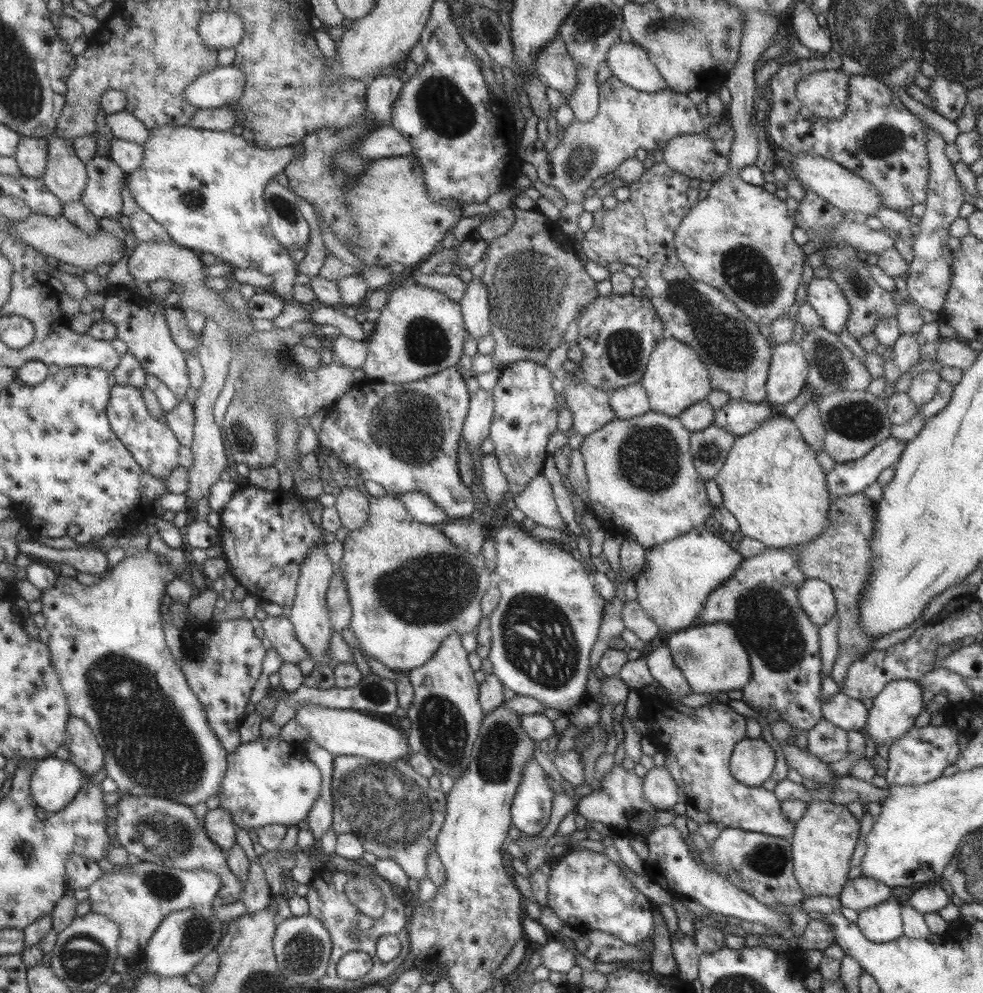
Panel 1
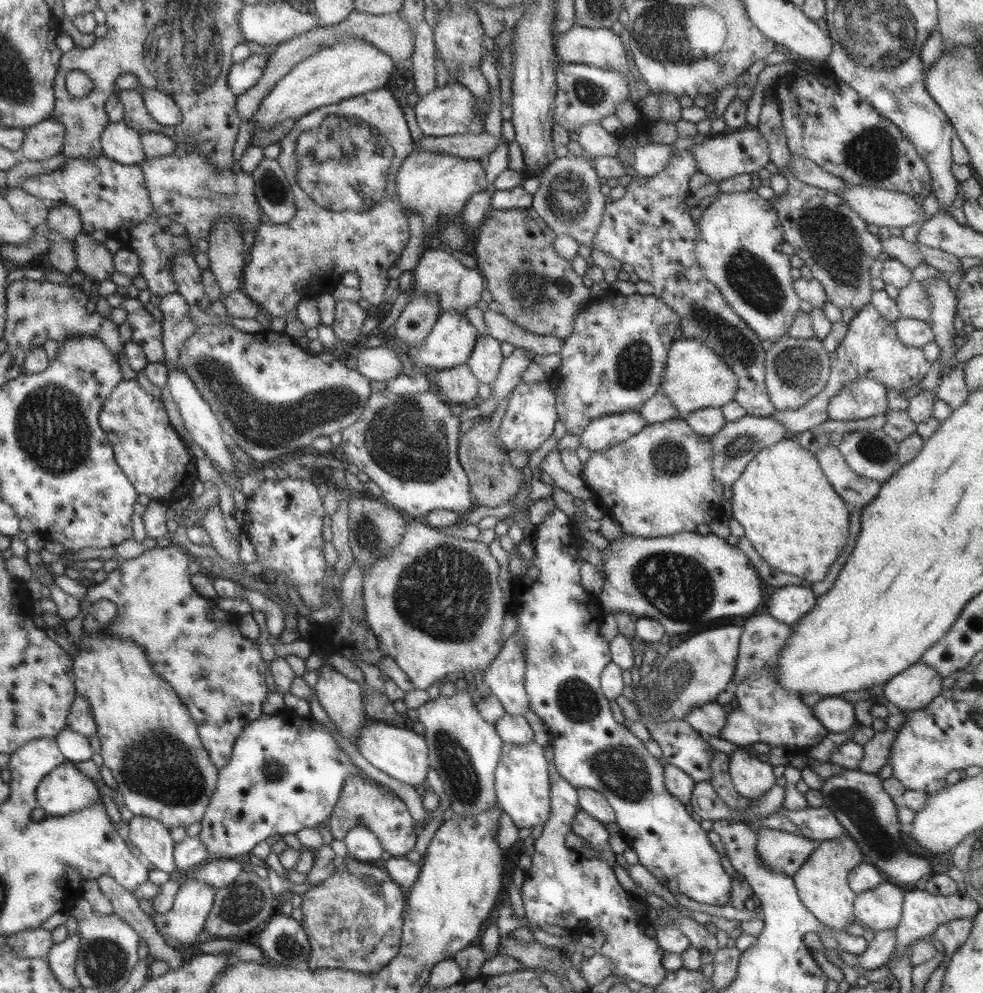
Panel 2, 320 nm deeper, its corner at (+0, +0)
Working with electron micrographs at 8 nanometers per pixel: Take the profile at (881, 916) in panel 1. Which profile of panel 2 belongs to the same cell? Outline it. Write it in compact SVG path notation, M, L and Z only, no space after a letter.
M890 879L880 882L872 889L860 892L854 898L854 918L875 931L893 929L902 913L904 892Z

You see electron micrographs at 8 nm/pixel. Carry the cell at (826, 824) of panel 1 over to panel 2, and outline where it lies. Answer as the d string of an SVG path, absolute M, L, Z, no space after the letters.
M849 836L817 841L815 850L791 876L802 905L831 931L845 931L854 920L853 903L856 894L849 888L847 873L863 860L857 843Z

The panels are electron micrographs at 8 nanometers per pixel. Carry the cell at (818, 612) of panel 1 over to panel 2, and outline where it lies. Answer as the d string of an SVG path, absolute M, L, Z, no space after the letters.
M788 585L773 588L773 594L765 590L765 610L775 620L792 625L800 616L815 606L817 597L809 586Z

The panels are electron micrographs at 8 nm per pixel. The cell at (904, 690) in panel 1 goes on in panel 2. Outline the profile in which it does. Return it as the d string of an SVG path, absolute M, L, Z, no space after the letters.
M916 662L892 676L884 685L883 696L901 712L929 704L942 689L942 676L924 662Z

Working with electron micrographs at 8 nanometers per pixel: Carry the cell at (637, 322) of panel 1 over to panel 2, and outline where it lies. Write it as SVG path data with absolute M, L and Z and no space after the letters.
M610 289L598 298L598 302L589 304L587 308L582 307L582 311L577 313L576 316L572 324L571 334L567 338L562 339L562 345L558 352L560 364L556 368L555 373L548 377L548 382L551 383L552 390L555 393L558 419L564 424L567 433L579 435L591 420L601 418L606 414L633 412L641 408L660 388L663 371L665 370L666 356L671 343L683 338L683 336L679 315L672 308L669 308L669 305L666 305L653 294L639 295L635 292L630 295L623 295Z

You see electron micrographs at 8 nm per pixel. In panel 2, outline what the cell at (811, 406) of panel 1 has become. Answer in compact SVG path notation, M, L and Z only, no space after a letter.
M824 446L815 453L815 457L827 483L847 507L863 510L877 496L881 485L853 473L837 447Z

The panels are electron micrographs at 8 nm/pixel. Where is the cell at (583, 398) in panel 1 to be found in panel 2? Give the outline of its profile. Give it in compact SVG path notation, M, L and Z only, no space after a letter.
M637 411L606 414L591 420L579 434L581 446L591 451L603 451L637 434L646 425Z

